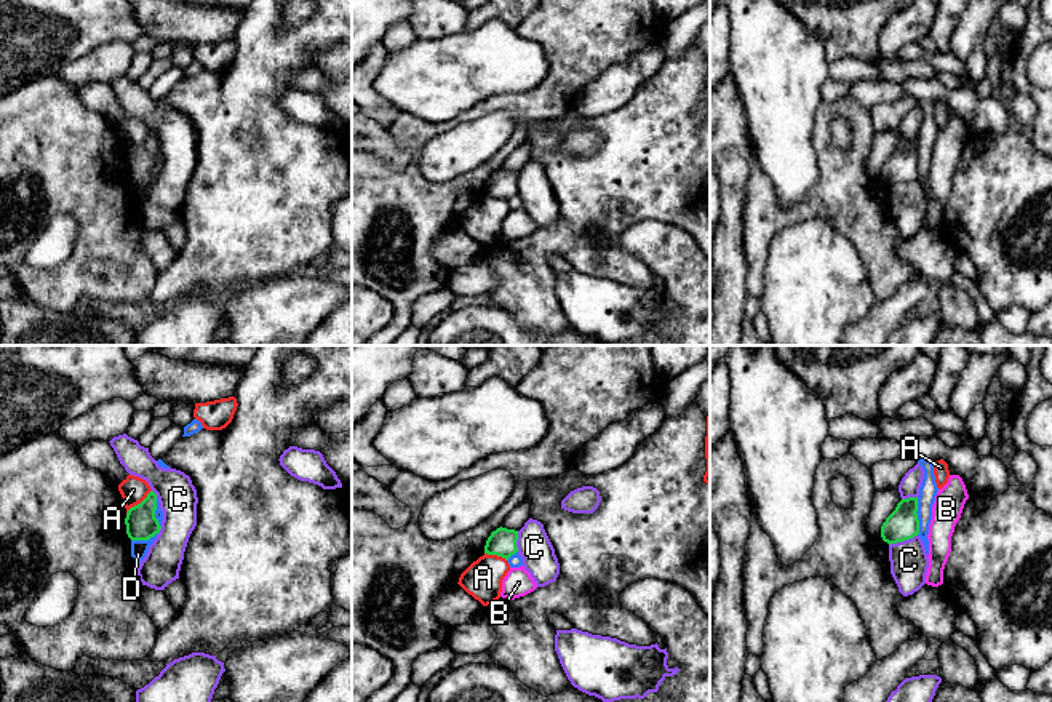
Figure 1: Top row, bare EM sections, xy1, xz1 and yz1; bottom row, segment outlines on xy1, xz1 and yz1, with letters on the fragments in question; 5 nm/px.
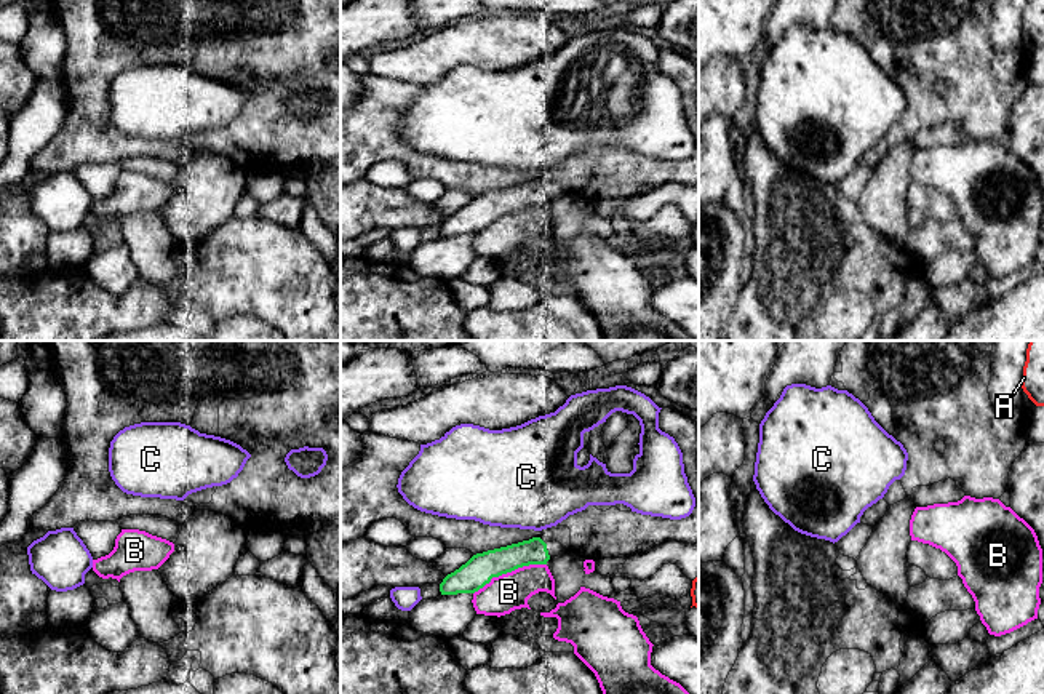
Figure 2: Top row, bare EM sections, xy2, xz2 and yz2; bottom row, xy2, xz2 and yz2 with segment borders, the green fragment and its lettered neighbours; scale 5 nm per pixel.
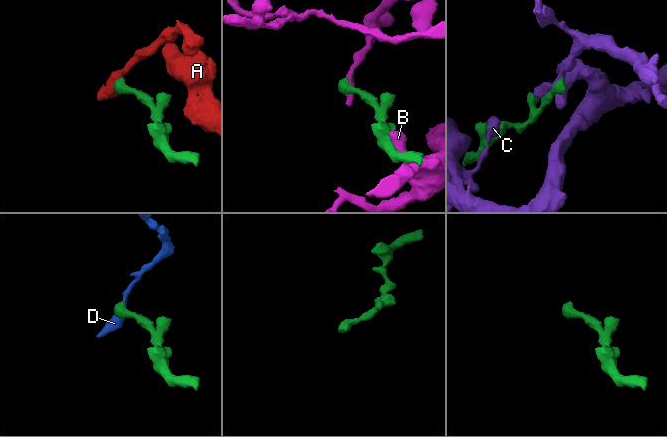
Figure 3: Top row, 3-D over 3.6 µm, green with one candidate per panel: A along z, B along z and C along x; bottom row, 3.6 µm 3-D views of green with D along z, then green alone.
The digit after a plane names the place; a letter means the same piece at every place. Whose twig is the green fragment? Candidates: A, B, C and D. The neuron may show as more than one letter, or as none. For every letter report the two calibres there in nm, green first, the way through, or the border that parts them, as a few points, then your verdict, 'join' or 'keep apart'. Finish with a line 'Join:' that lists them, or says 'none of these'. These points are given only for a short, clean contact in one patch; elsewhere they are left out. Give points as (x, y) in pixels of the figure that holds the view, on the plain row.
A: 160 nm thick on the green side, 140 nm on the other; border along xy1 (151, 131), (127, 155); keep apart
B: 150 nm thick on the green side, 190 nm on the other; keep apart
C: 160 nm thick on the green side, 190 nm on the other; keep apart
D: 160 nm thick on the green side, 90 nm on the other; border along yz1 (916, 139), (918, 176); keep apart
Join: none of these

